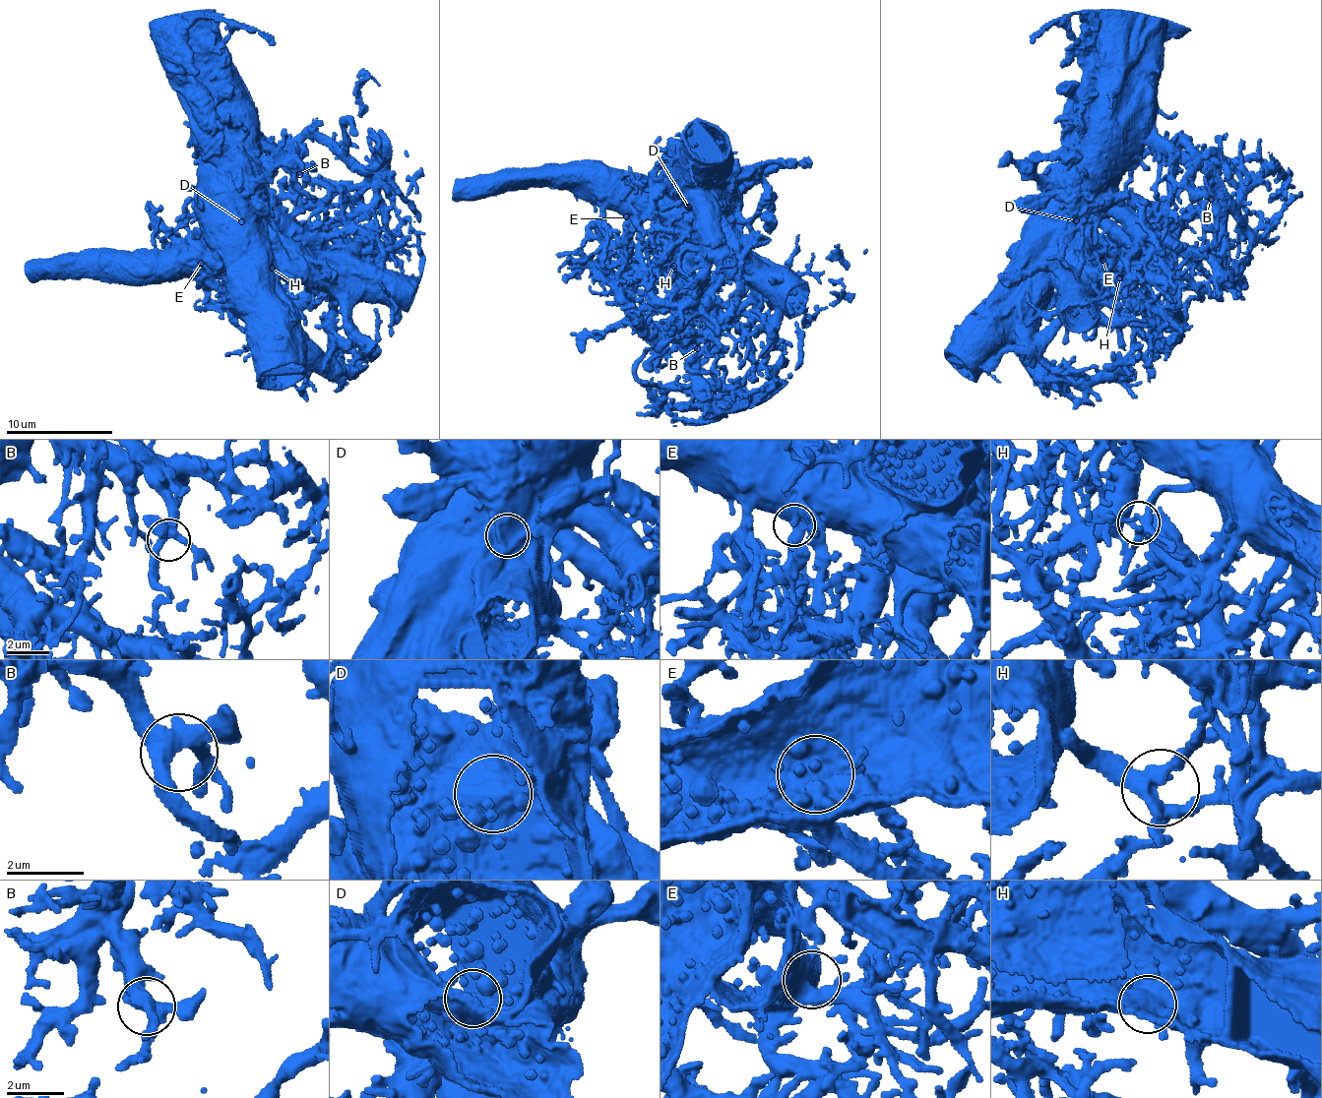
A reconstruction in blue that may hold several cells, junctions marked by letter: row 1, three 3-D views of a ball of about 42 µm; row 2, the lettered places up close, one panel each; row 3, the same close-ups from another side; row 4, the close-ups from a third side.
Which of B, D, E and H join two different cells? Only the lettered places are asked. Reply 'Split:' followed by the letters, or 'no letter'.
Split: D

